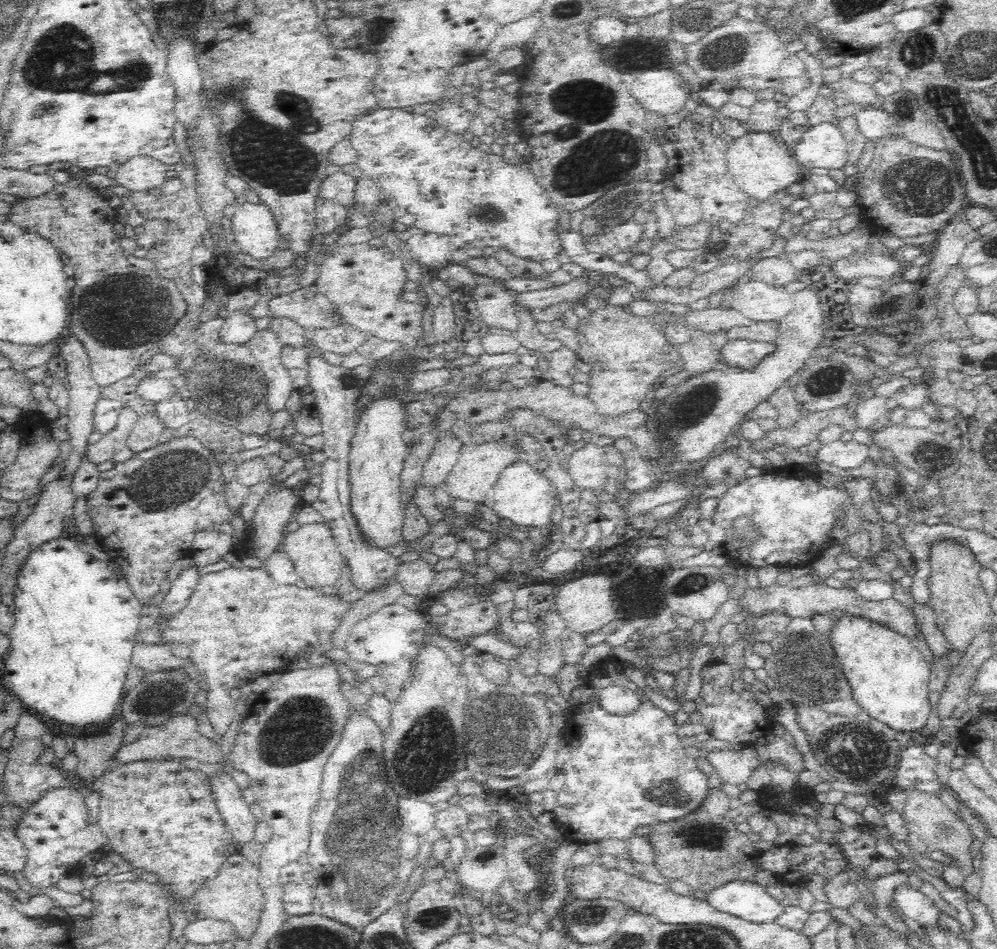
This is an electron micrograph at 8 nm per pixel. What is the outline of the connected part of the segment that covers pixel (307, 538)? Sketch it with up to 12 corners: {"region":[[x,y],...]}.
{"region":[[324,522],[287,532],[288,554],[307,588],[335,585],[345,561]]}

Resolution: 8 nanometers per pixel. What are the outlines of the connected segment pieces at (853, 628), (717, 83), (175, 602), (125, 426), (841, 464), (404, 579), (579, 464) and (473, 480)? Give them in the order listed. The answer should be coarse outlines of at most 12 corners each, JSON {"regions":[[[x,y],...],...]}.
{"regions":[[[854,616],[829,640],[863,712],[922,730],[931,670],[911,639]],[[730,18],[686,45],[700,88],[780,84],[782,42]],[[192,564],[171,582],[160,605],[162,616],[182,611],[200,582]],[[122,406],[116,426],[88,444],[86,459],[96,466],[127,446],[138,415]],[[855,440],[822,444],[815,458],[850,470],[864,464],[869,448]],[[422,558],[399,564],[396,579],[404,593],[425,598],[435,576]],[[589,440],[568,462],[585,491],[604,492],[604,448]],[[502,441],[463,445],[444,488],[482,504],[522,458]]]}

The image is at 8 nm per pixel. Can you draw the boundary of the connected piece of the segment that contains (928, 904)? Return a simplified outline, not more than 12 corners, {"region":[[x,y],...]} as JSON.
{"region":[[918,888],[896,889],[893,899],[920,927],[941,929],[940,909]]}

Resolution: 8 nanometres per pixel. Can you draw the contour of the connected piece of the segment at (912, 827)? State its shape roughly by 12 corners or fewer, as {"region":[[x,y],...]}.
{"region":[[902,789],[911,857],[941,851],[966,877],[974,836],[937,795]]}

